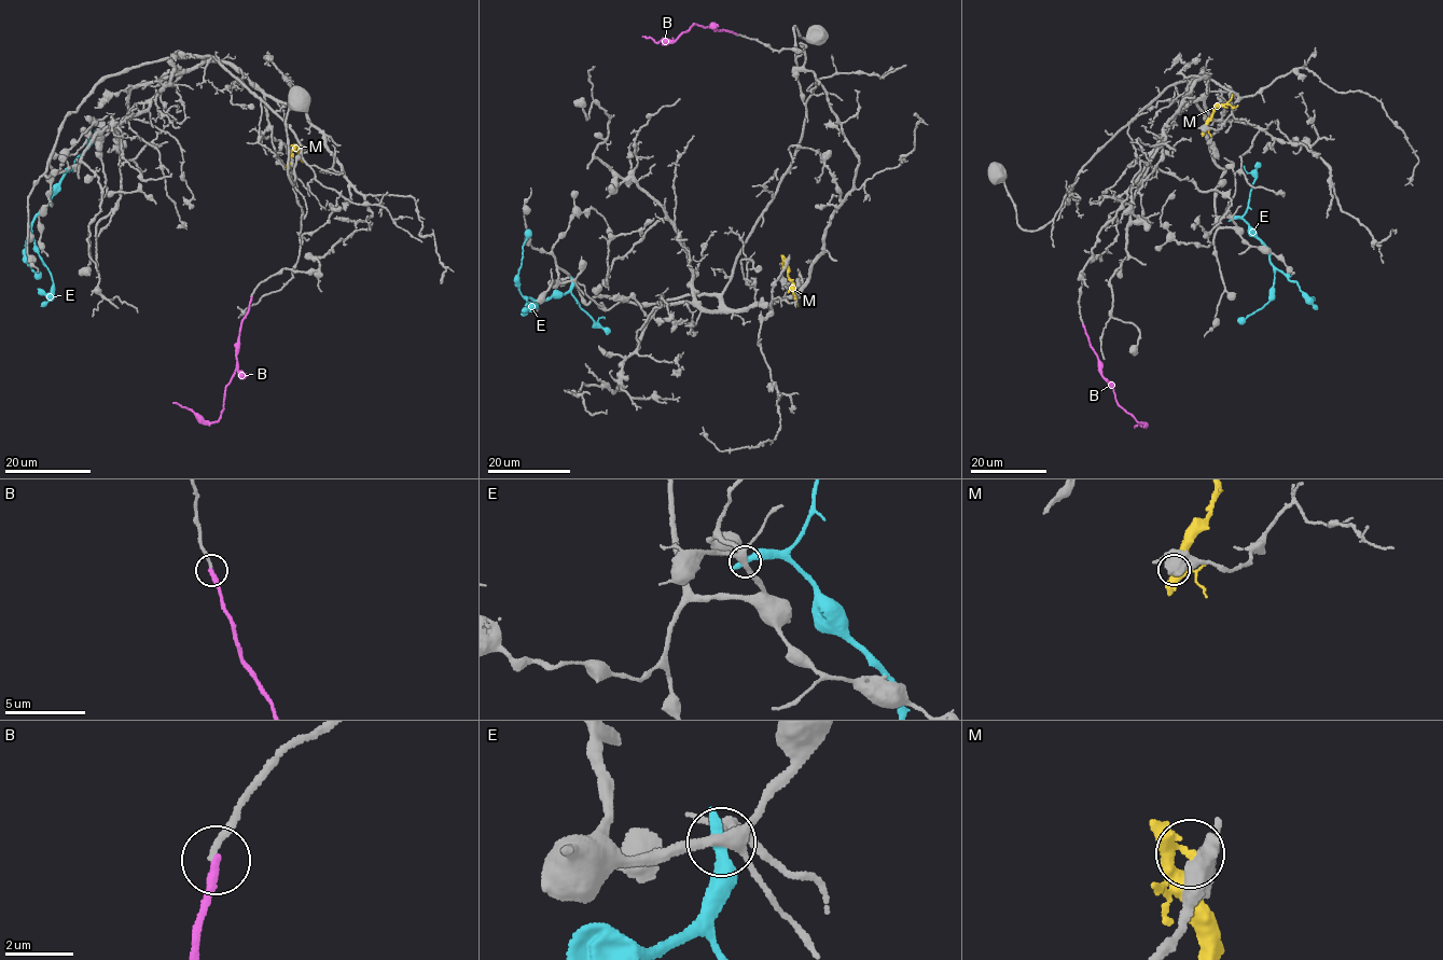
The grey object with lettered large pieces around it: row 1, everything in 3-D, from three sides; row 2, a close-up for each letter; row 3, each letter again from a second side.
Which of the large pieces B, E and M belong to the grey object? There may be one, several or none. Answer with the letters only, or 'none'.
none

